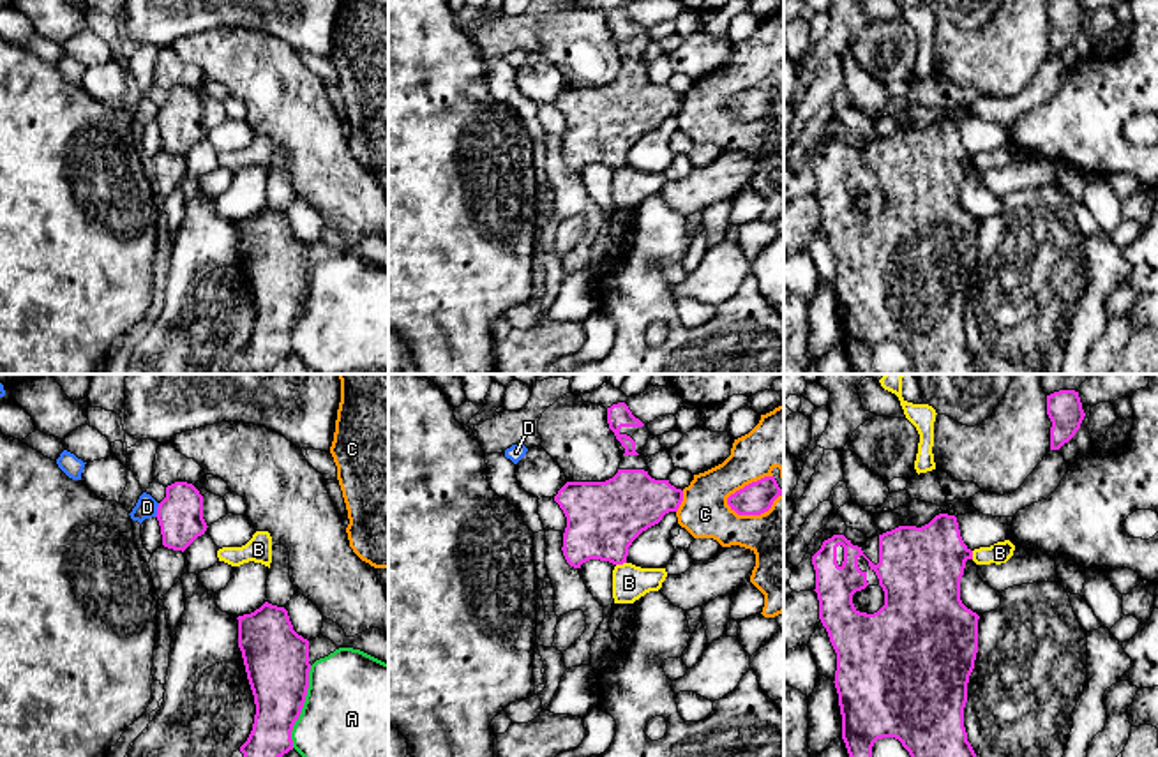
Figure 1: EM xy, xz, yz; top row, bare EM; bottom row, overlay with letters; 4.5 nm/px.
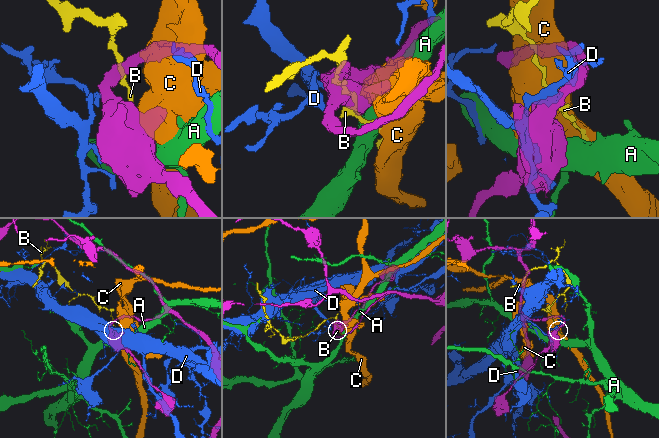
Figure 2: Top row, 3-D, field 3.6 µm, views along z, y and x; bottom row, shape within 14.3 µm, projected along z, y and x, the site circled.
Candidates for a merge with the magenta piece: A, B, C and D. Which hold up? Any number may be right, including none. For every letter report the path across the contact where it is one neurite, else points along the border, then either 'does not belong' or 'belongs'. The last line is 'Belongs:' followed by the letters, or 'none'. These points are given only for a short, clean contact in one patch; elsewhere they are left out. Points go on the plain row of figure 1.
A: does not belong
B: border xz (625, 166), (616, 170); does not belong
C: does not belong
D: does not belong
Belongs: none

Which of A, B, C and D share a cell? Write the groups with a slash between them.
A / B / C / D

